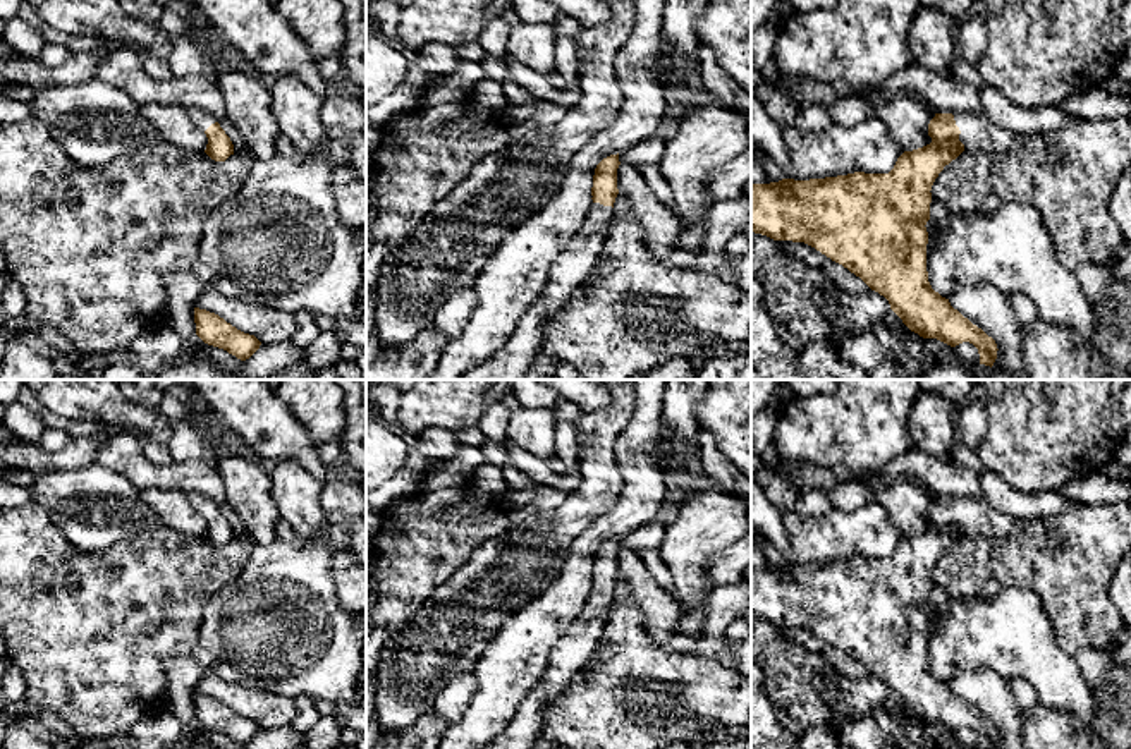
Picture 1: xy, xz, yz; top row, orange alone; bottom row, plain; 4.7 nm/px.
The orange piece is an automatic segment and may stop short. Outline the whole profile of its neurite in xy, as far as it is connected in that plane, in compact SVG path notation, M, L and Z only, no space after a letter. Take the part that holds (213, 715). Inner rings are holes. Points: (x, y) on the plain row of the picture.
M194 692L196 720L208 730L227 735L241 746L249 744L261 727L227 708L215 697Z

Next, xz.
M619 538L603 543L596 550L591 572L593 588L564 637L552 646L543 679L517 706L505 730L481 749L535 747L543 727L545 709L566 692L574 675L586 667L598 648L619 579L619 550Z

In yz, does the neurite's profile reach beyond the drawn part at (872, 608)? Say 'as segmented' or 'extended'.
extended

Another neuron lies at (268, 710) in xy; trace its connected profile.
M203 675L194 692L218 699L237 715L254 720L261 730L290 725L296 718L294 699L229 684L215 675Z

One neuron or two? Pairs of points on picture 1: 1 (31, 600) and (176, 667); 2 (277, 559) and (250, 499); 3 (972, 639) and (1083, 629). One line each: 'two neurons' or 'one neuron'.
1: two neurons
2: two neurons
3: two neurons

